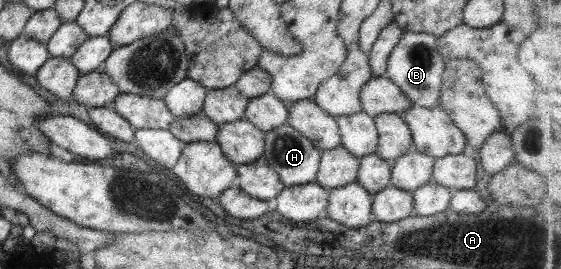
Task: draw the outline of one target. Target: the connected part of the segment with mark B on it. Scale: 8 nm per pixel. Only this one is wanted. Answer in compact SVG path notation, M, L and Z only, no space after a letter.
M404 32L389 53L383 76L395 83L411 105L435 108L440 104L445 59L436 50L436 39L423 32Z

